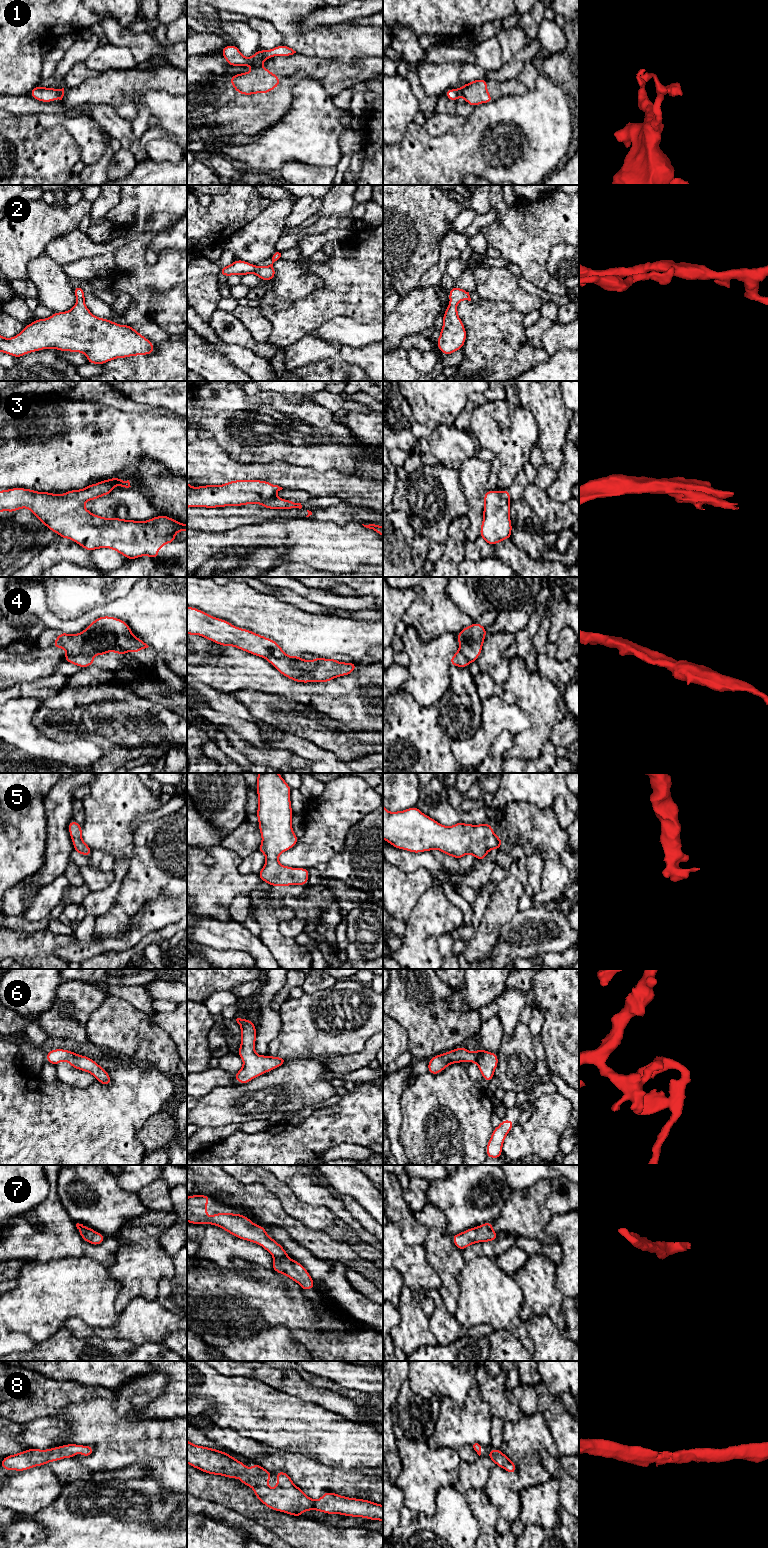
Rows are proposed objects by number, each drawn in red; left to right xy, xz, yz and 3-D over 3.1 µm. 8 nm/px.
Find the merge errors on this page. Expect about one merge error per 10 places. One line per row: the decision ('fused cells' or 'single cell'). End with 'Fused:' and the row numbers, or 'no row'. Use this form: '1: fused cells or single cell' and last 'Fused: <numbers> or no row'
1: fused cells
2: single cell
3: fused cells
4: single cell
5: single cell
6: single cell
7: single cell
8: single cell
Fused: 1, 3

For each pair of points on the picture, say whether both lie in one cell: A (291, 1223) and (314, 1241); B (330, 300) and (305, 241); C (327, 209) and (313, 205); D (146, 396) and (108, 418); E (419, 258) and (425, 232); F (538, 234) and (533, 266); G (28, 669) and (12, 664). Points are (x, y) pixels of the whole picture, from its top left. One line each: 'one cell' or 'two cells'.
A: one cell
B: two cells
C: two cells
D: two cells
E: one cell
F: one cell
G: one cell

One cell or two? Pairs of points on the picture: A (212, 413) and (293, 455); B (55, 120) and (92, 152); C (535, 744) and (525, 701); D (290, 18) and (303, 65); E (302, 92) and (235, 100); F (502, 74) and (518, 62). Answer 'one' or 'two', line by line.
A: one
B: one
C: one
D: two
E: two
F: one

